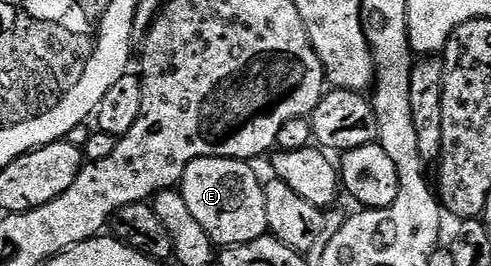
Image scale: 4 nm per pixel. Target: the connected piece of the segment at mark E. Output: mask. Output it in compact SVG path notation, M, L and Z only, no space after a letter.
M196 158L182 175L180 191L192 218L204 226L216 246L247 244L267 235L268 214L264 210L264 184L245 160Z

